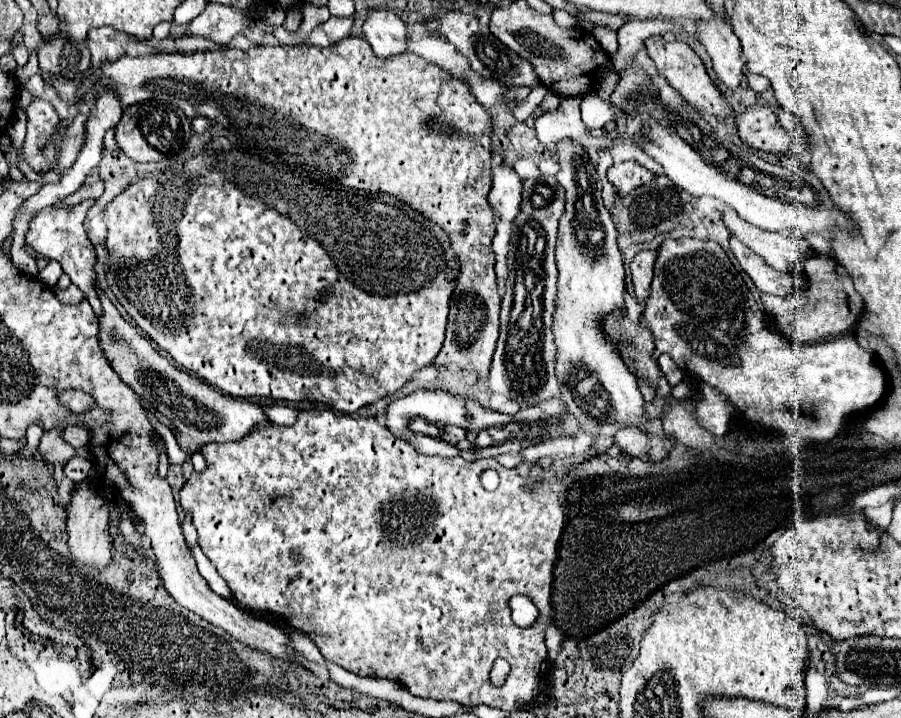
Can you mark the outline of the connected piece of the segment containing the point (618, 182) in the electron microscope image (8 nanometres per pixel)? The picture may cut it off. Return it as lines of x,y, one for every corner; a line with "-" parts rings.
626,160
626,162
620,162
612,168
608,168
608,180
618,188
618,194
622,194
622,196
642,184
652,182
652,178
654,178
654,174
634,160

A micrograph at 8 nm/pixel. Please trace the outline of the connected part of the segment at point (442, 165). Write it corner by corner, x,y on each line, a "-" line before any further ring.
344,38
328,48
278,44
248,50
228,48
194,54
122,56
114,64
104,64
102,78
82,98
80,112
86,114
92,108
94,94
104,86
116,88
124,108
152,98
176,104
190,120
200,114
212,122
228,124
234,136
246,136
244,146
270,152
290,166
300,164
304,172
326,176
346,188
394,194
426,220
438,224
460,262
460,276
456,278
450,302
446,340
434,364
438,368
456,364
462,370
474,370
478,376
488,374
500,328
500,294
496,290
496,256
492,250
494,214
486,200
492,180
492,124
488,112
476,102
462,80
452,78
436,64
412,52
392,56
392,60
380,60
364,38

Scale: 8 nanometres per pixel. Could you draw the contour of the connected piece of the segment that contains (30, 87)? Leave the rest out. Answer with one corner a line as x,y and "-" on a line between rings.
40,73
35,74
23,84
23,87
27,89
33,96
41,97
45,88
45,81

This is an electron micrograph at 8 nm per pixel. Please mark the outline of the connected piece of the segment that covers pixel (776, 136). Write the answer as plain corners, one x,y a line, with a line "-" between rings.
750,106
736,118
738,136
742,142
750,144
758,150
768,150
776,154
800,154
804,140
794,138
788,130
778,122
776,114
768,106

